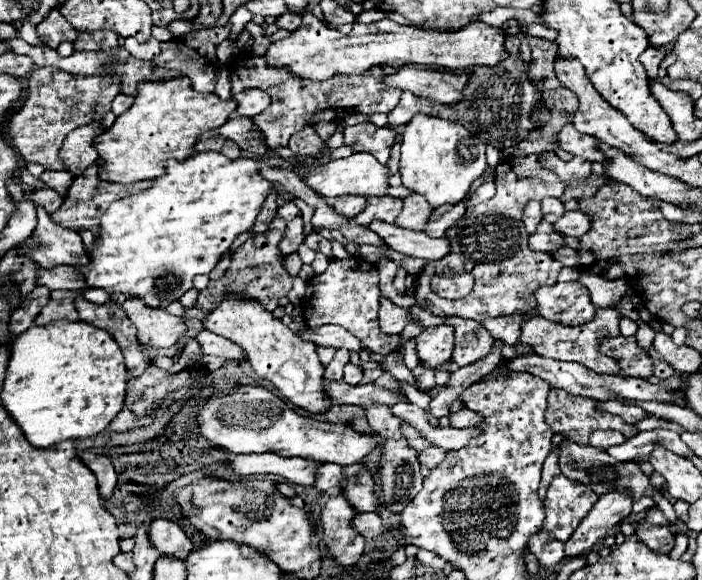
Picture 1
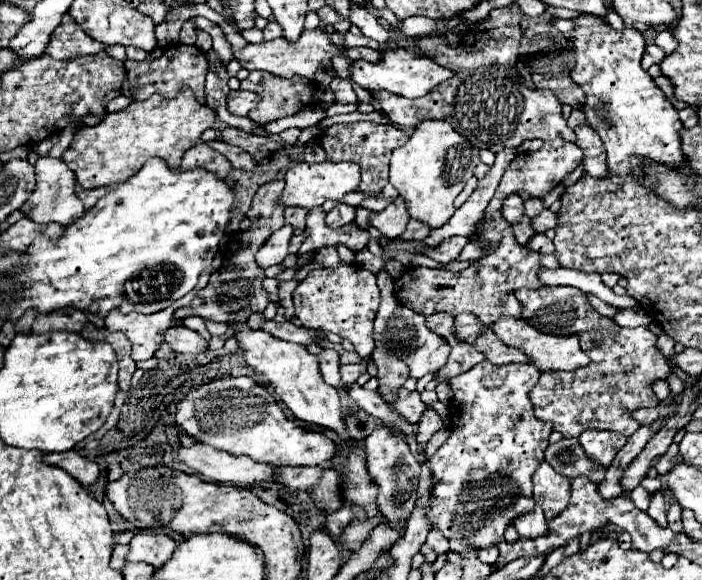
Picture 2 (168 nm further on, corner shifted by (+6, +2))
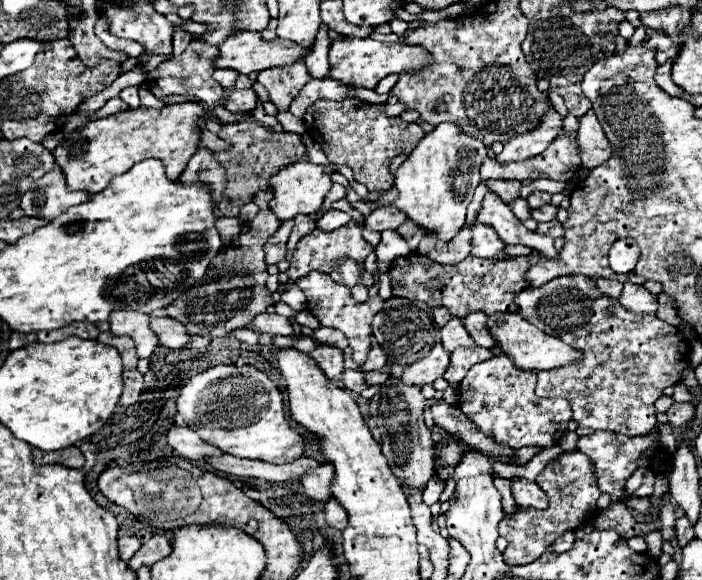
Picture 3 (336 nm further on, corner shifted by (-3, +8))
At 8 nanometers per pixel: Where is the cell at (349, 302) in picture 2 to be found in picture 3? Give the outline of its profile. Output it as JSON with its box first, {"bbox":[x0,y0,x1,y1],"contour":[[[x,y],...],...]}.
{"bbox":[296,271,384,365],"contour":[[[312,271],[308,277],[296,281],[296,285],[306,293],[308,311],[318,317],[320,325],[332,327],[332,329],[340,329],[346,335],[348,345],[352,347],[352,359],[356,361],[356,365],[364,365],[368,349],[370,349],[370,343],[372,343],[372,339],[370,339],[370,333],[372,333],[370,331],[370,323],[372,323],[372,317],[382,309],[384,301],[380,297],[370,297],[366,303],[358,303],[350,295],[348,287],[334,283],[330,275],[320,273],[320,271]]]}

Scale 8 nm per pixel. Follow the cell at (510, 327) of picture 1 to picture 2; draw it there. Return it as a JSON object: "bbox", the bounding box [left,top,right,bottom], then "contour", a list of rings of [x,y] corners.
{"bbox":[455,313,487,343],"contour":[[[471,313],[455,317],[455,335],[467,343],[475,343],[475,339],[479,337],[479,333],[483,333],[483,329],[487,329],[487,325],[479,323],[479,319],[475,319],[475,315]]]}

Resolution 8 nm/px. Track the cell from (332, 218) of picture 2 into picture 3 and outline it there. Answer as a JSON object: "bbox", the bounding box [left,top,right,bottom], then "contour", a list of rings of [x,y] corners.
{"bbox":[316,209,350,231],"contour":[[[330,209],[330,211],[324,213],[324,217],[316,223],[316,227],[322,229],[322,231],[334,231],[334,229],[346,225],[348,221],[350,221],[350,215],[348,215],[348,213],[342,213],[342,211]]]}

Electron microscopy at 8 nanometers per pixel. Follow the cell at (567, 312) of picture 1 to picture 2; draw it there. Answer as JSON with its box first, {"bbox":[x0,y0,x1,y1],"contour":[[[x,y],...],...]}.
{"bbox":[517,287,671,437],"contour":[[[541,287],[535,291],[519,289],[517,299],[521,301],[523,307],[521,317],[529,325],[551,335],[577,333],[581,337],[581,349],[591,357],[589,367],[571,372],[550,371],[541,374],[539,383],[529,393],[535,417],[543,419],[545,423],[551,423],[553,431],[559,431],[563,437],[579,437],[585,429],[607,429],[631,437],[639,429],[639,423],[631,417],[631,411],[637,407],[657,407],[659,399],[655,397],[651,383],[655,379],[667,379],[667,375],[671,373],[667,359],[655,347],[657,335],[653,335],[647,327],[637,327],[637,329],[617,327],[613,319],[601,317],[587,301],[587,295],[575,287]]]}

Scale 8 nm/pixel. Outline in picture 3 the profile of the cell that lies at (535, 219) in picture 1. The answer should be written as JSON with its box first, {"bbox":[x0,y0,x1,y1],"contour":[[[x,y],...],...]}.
{"bbox":[484,179,520,203],"contour":[[[486,179],[484,181],[486,187],[496,193],[504,203],[512,201],[518,197],[518,191],[520,191],[520,181],[516,179]]]}

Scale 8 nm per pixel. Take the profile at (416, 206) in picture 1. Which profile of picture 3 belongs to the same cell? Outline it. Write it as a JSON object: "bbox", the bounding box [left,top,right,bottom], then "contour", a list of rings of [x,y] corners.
{"bbox":[364,205,408,231],"contour":[[[386,205],[386,207],[378,207],[376,211],[372,211],[366,221],[364,221],[364,227],[370,229],[370,231],[386,231],[386,229],[396,229],[400,227],[408,217],[404,213],[400,213],[398,209],[394,209],[392,205]]]}

